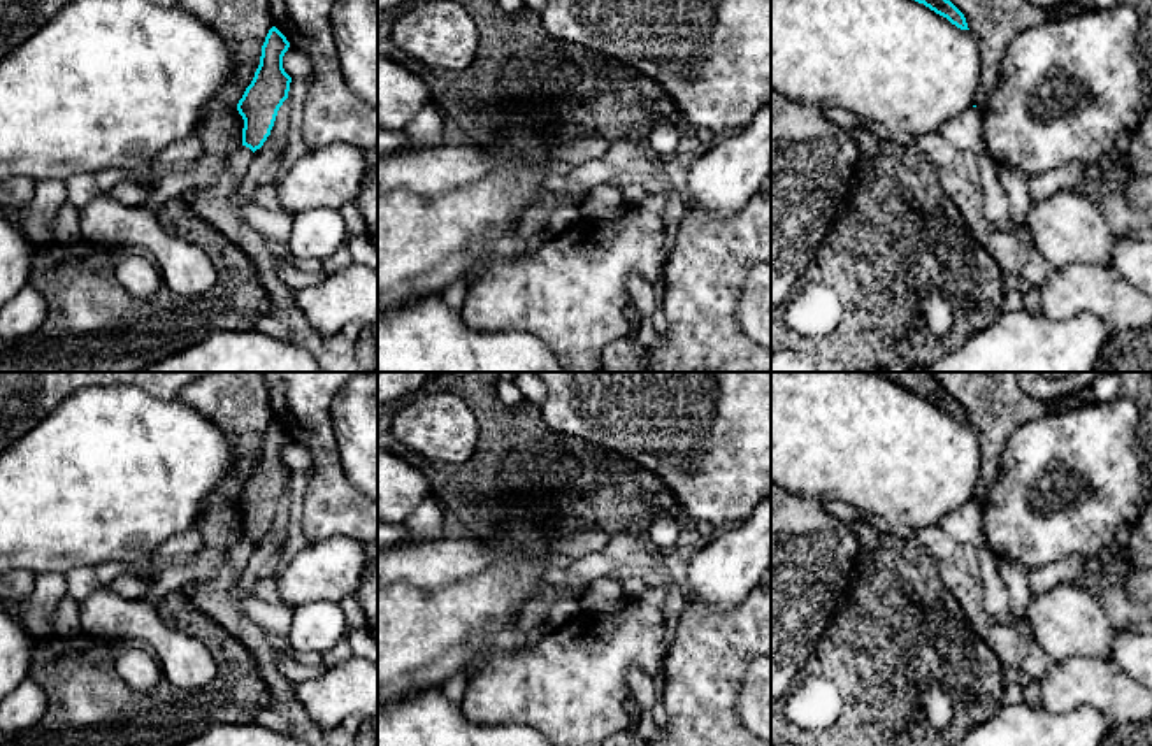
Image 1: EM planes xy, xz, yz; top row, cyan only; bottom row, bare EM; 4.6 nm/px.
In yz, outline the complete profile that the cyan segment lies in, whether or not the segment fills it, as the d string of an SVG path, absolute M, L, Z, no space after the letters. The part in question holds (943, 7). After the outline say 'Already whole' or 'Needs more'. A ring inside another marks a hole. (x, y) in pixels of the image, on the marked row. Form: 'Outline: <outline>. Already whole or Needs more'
Outline: M915 0L924 4L936 14L947 18L952 25L961 30L969 30L964 14L950 0Z. Already whole

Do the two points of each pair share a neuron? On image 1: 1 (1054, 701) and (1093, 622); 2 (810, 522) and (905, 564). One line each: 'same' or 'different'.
1: different
2: different

